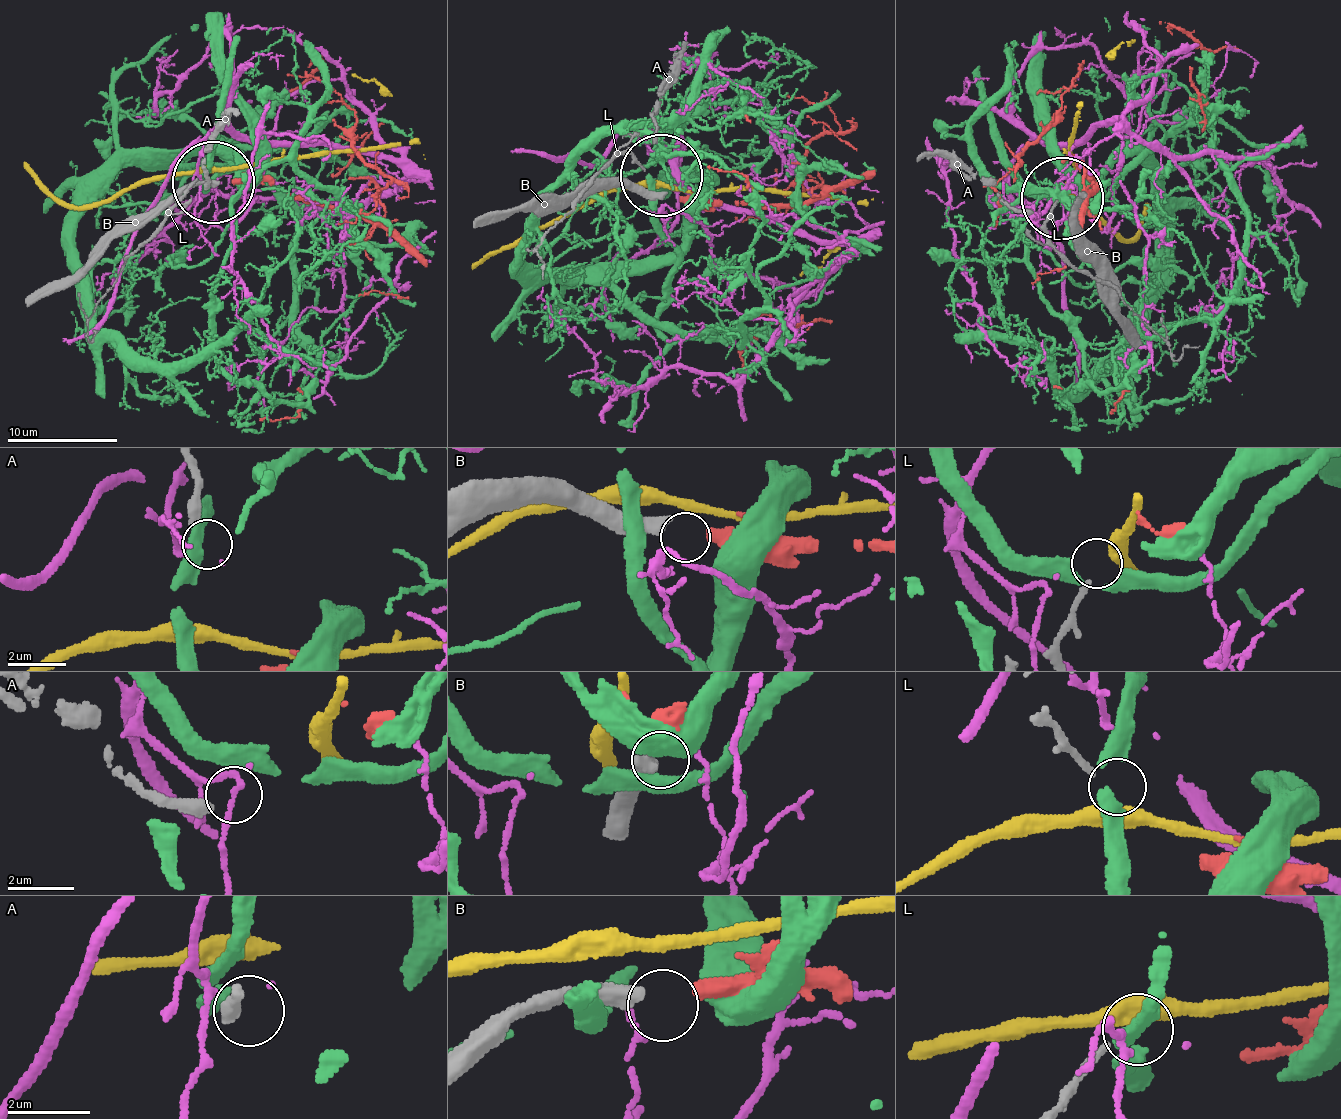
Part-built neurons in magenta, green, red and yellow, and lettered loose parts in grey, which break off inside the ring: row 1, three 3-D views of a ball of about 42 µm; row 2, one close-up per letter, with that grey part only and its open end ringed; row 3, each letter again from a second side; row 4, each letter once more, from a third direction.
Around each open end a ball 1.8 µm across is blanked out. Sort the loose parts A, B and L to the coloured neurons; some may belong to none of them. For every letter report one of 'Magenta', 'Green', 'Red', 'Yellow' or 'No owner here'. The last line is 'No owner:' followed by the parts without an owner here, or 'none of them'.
A: No owner here
B: Red
L: Yellow
No owner: A

